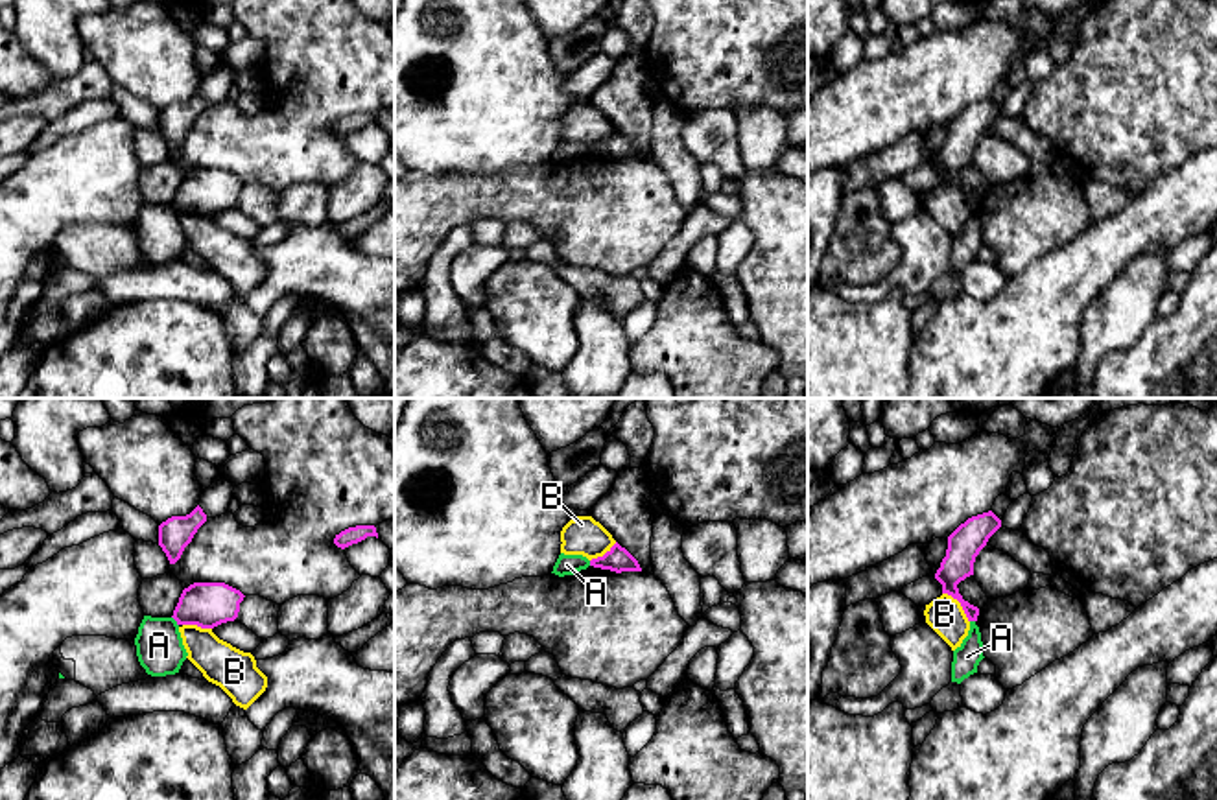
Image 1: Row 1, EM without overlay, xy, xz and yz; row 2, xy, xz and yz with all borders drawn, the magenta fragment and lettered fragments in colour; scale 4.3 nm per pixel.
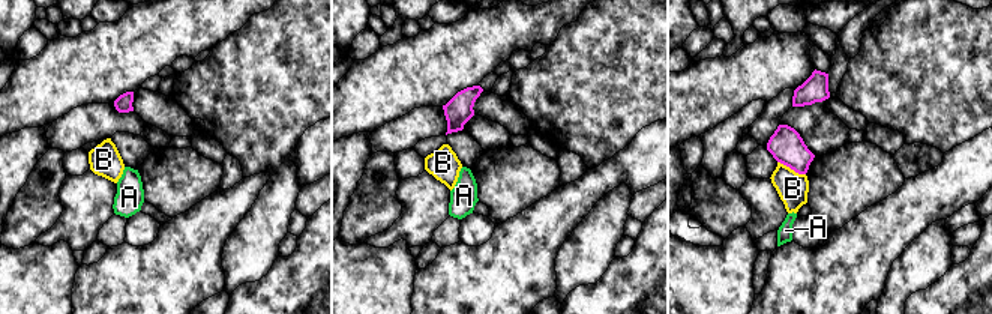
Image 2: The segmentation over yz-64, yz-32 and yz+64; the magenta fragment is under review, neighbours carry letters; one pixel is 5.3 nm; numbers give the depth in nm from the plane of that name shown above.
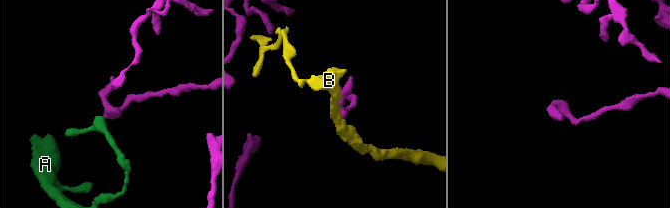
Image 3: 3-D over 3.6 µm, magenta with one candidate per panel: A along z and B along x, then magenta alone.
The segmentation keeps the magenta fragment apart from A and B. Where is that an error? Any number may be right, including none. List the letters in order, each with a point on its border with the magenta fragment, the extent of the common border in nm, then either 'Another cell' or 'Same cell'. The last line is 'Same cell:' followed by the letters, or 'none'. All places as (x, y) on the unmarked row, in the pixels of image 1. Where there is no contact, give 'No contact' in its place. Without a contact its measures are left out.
A: Touches magenta at xy (176, 207). Shared border 50 nm. Another cell
B: Touches magenta at yz (961, 192). Shared border 180 nm. Another cell
Same cell: none

